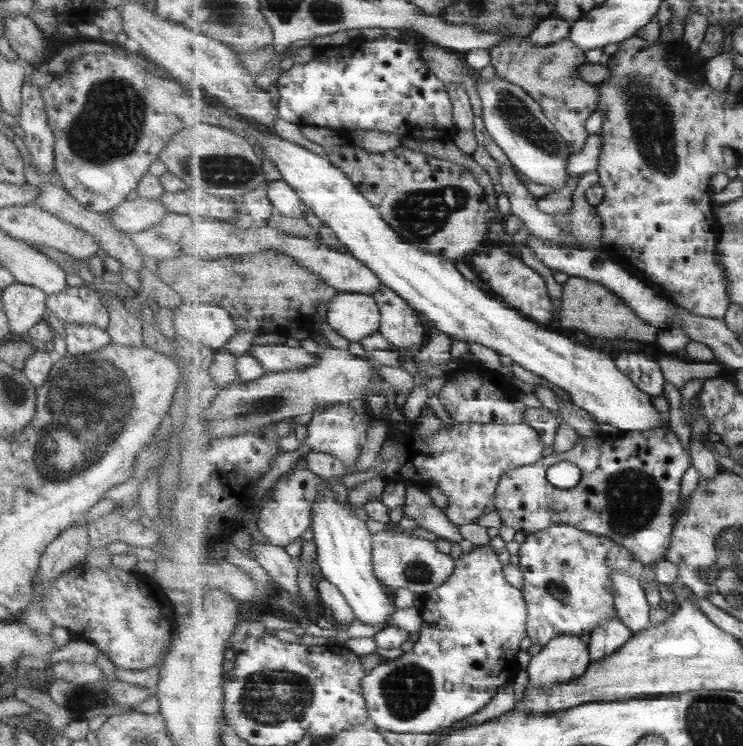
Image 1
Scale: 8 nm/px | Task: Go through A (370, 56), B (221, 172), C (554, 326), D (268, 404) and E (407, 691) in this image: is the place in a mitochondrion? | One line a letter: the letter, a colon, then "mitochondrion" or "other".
A: other
B: mitochondrion
C: other
D: mitochondrion
E: mitochondrion

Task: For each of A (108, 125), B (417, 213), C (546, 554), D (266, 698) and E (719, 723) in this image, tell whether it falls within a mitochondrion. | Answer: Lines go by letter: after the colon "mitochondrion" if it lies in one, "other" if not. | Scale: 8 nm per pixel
A: mitochondrion
B: mitochondrion
C: other
D: mitochondrion
E: mitochondrion

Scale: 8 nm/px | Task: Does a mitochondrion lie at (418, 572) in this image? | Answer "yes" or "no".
yes

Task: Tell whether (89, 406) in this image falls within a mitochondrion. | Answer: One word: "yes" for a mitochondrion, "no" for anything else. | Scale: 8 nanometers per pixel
yes

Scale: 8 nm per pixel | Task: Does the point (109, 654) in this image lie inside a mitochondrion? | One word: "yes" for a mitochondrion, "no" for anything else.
no

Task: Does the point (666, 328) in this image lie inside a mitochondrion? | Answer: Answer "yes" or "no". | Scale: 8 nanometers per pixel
no

